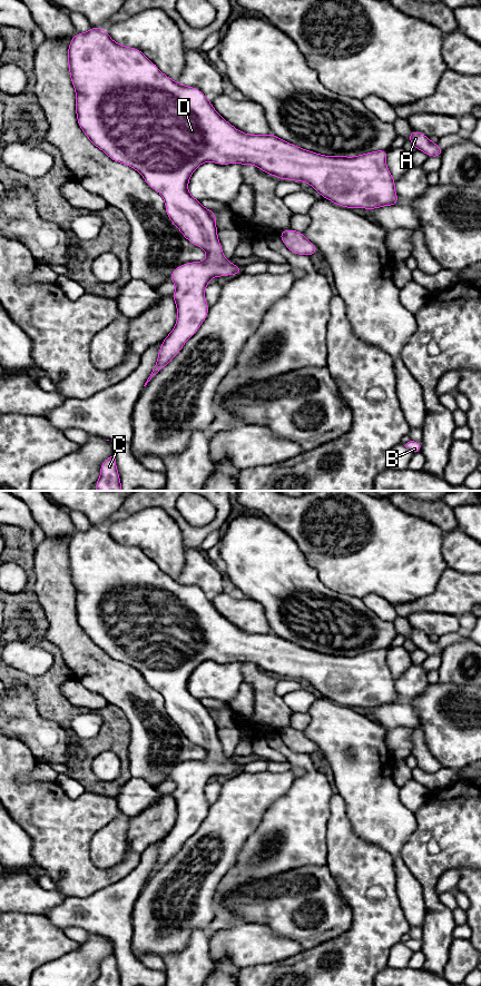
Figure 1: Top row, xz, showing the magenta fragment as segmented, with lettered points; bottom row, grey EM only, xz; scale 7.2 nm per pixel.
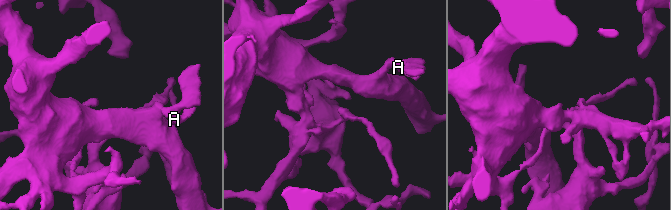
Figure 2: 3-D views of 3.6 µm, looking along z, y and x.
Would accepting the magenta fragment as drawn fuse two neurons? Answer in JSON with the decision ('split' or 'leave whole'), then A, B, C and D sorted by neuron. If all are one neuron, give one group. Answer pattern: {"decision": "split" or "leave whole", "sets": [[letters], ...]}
{"decision": "leave whole", "sets": [["A", "B", "C", "D"]]}

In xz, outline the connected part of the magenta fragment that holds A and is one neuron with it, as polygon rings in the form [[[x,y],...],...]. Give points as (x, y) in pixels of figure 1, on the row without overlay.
[[[412,629],[406,638],[413,642],[416,649],[425,651],[428,655],[442,654],[443,648],[438,642],[432,641],[430,637],[422,631]]]

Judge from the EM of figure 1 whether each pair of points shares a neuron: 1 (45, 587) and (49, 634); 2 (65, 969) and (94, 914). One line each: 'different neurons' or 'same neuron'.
1: same neuron
2: different neurons

